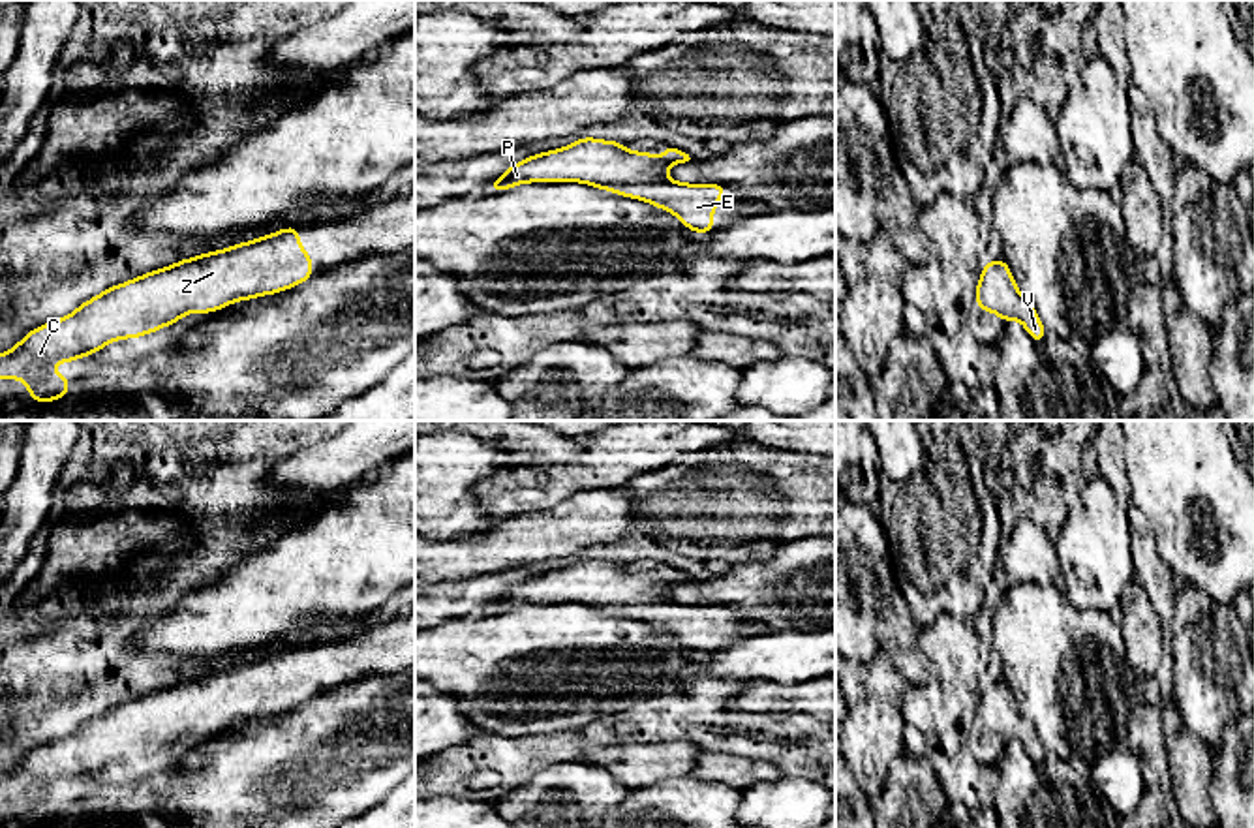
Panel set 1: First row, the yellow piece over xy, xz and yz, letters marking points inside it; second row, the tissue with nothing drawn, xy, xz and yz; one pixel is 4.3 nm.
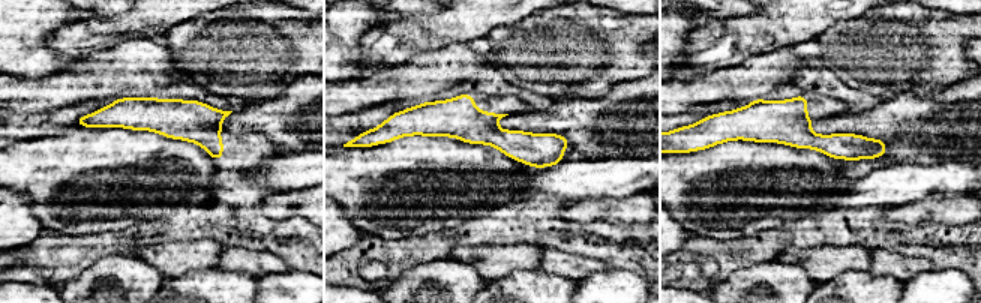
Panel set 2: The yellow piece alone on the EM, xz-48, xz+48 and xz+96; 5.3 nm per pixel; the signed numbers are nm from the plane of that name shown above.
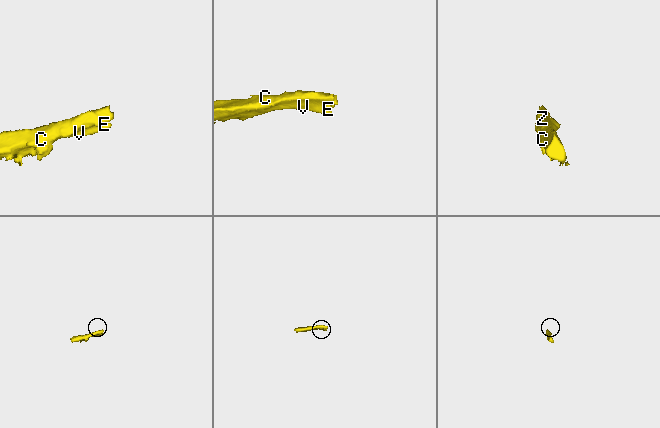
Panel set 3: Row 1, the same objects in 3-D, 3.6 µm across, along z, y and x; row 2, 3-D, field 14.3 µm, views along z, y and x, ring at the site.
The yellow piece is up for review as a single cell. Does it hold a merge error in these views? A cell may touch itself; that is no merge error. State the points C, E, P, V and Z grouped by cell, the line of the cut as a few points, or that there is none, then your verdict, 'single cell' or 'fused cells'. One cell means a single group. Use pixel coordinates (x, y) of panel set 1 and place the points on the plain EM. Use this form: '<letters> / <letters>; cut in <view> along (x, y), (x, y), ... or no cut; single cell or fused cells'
C E P V Z; no cut; single cell

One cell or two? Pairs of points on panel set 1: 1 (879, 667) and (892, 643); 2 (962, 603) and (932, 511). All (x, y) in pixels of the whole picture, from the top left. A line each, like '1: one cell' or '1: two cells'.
1: two cells
2: one cell

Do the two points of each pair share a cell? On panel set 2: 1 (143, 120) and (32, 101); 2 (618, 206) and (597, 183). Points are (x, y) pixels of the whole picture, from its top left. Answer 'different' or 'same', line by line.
1: different
2: different

